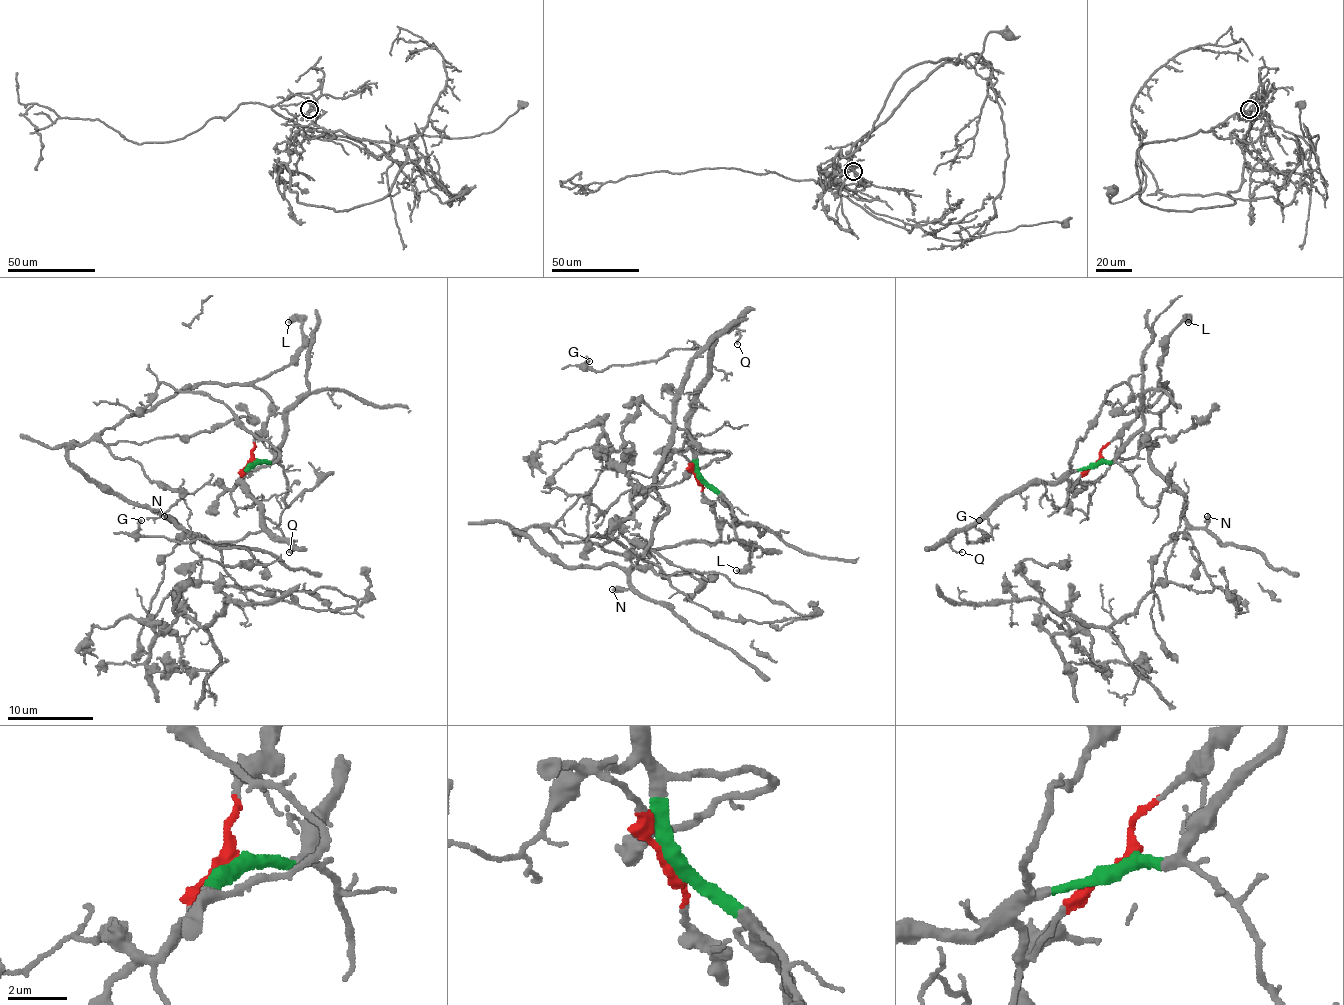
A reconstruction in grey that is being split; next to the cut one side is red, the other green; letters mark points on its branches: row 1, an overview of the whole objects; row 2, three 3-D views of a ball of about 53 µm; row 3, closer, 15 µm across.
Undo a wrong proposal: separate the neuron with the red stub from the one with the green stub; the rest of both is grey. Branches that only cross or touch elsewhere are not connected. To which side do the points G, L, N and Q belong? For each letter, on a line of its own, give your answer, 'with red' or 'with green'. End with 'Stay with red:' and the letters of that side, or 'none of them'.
G: with green
L: with red
N: with red
Q: with green
Stay with red: L, N

